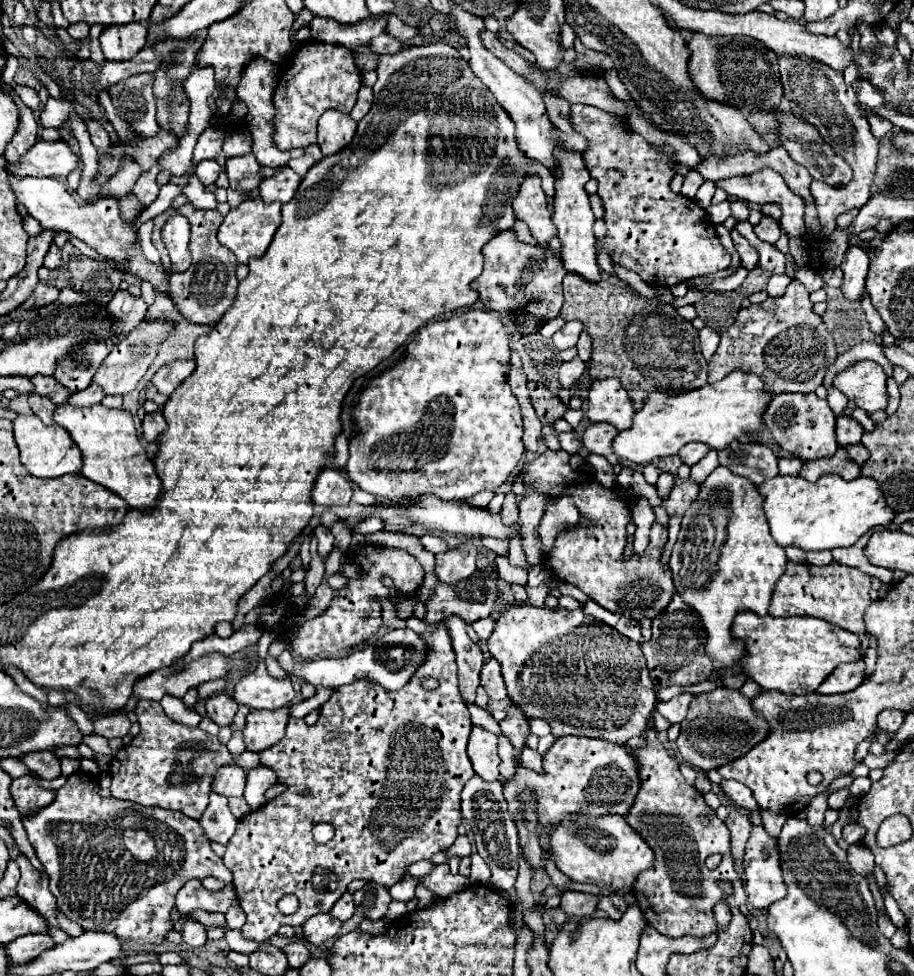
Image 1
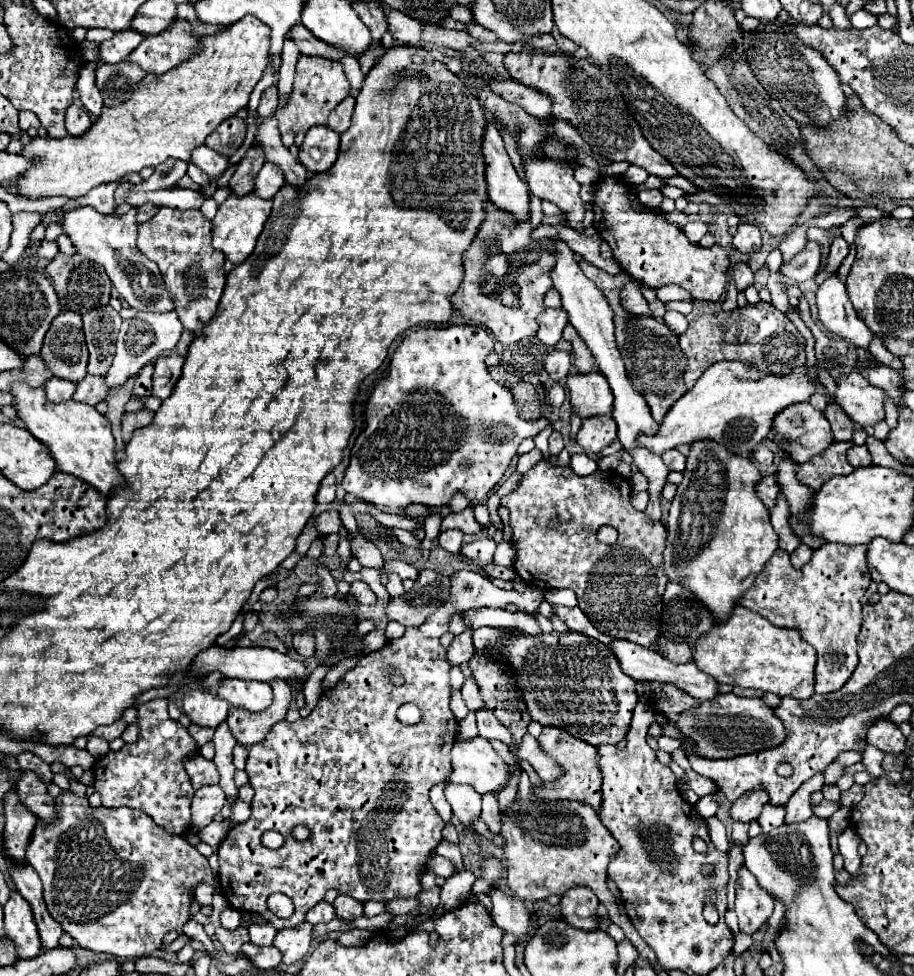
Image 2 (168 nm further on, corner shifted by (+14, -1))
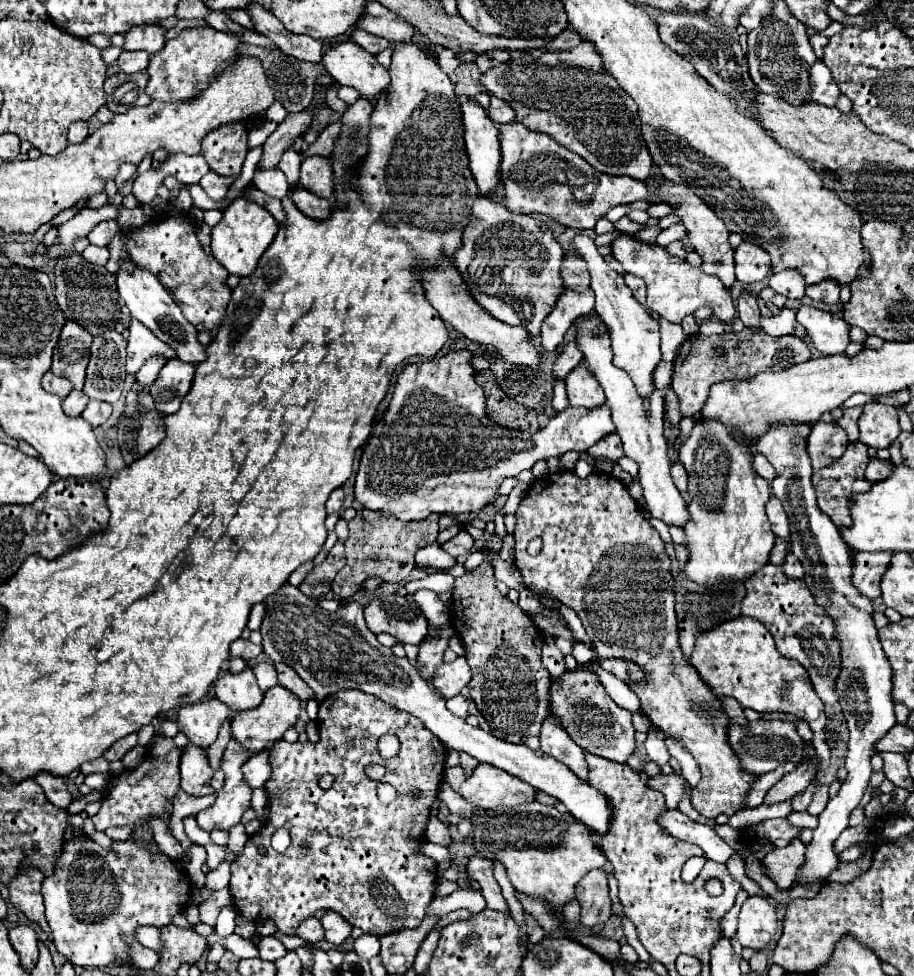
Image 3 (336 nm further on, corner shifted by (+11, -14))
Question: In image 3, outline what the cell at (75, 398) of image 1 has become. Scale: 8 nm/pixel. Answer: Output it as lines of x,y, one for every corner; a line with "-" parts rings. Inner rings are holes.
90,400
86,410
82,412
82,418
86,422
90,422
92,426
100,426
108,420
108,416
112,414
112,406
106,404
106,402
100,402
100,400

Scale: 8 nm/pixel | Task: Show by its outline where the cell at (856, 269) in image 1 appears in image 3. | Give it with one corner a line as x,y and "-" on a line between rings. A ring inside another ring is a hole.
801,305
796,312
796,320
806,326
812,344
822,354
842,354
850,344
850,324
838,314

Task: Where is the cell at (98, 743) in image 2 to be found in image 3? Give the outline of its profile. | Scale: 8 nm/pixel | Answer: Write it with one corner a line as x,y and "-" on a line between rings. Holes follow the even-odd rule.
94,758
92,762
86,762
84,766
80,766
80,770
84,774
90,774
90,772
108,772
110,770
110,762
106,758

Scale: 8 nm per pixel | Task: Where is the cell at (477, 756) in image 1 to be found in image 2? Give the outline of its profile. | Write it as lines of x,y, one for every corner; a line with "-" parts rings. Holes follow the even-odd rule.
483,737
455,741
451,749
451,767
451,783
473,785
473,789
481,795
501,791
511,777
509,765

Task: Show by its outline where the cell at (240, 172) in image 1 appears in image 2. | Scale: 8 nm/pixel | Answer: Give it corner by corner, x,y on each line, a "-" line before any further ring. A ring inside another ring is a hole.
201,145
197,149
191,151
191,159
189,163
201,167
211,179
217,179
225,169
227,169
227,157
221,157
221,153
215,153
213,149

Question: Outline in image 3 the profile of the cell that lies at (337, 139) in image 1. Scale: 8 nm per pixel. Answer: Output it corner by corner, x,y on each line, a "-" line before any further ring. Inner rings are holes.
308,156
300,166
300,184
316,196
330,198
334,186
332,158

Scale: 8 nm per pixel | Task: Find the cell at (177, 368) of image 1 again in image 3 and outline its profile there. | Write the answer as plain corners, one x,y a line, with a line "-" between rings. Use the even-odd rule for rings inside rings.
178,358
168,360
150,388
150,394
156,402
156,410
162,414
174,414
180,408
182,398
190,390
192,378
194,378
192,364
180,362

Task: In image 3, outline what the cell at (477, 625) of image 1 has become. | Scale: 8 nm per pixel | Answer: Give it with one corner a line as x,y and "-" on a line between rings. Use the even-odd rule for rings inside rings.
460,656
450,664
438,666
436,676
434,676
434,686
440,688
440,692
446,698
452,698
454,694
462,692
462,688
470,682
470,678
472,678
472,670
470,670
466,658

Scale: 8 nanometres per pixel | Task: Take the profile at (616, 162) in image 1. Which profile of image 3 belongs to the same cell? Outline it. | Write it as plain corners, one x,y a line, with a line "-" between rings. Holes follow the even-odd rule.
620,234
610,244
612,256
622,264
624,272
640,276
646,282
648,288
648,302
646,306
654,312
658,312
662,318
680,324
684,316
694,314
694,310
708,306
712,310
712,316
730,322
736,316
736,308
732,302
732,290
724,290
724,284
720,284
720,278
712,278
710,274
704,274
702,268
694,268
686,262
686,258
670,256
662,246
658,244
646,244
636,240
634,236

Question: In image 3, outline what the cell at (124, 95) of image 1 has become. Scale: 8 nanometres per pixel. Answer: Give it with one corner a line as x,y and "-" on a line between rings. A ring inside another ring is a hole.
146,70
136,72
136,74
112,74
104,82
104,92
108,98
108,108
112,112
126,112
134,106
146,106
150,102
150,96
146,94
144,86
148,82

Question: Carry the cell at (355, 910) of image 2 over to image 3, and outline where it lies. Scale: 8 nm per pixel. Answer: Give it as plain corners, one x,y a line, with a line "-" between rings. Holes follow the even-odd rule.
330,910
330,912
326,912
326,916
320,922
322,922
324,930
326,930
326,938
328,938
330,944
340,946
350,938
352,928
348,926
348,922
344,922
344,918
340,918
340,914

